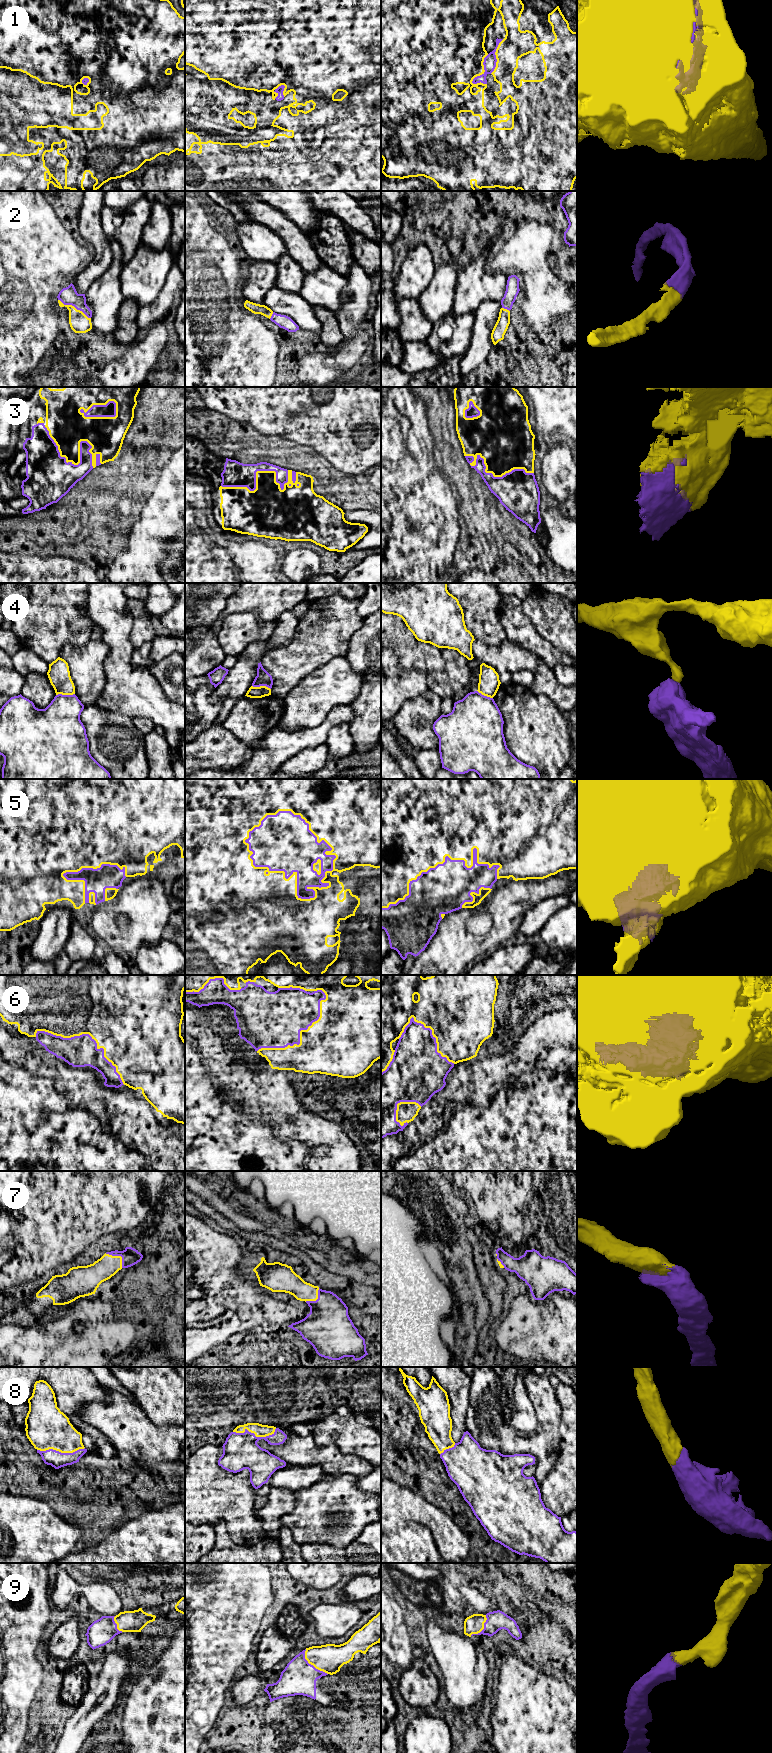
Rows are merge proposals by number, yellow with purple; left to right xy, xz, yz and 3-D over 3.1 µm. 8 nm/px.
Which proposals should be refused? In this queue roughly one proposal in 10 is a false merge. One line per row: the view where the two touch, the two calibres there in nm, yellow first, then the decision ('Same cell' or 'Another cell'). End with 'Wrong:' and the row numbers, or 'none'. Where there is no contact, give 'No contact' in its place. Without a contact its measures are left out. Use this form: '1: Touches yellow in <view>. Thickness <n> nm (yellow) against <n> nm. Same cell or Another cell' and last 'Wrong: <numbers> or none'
1: Touches yellow in yz. Thickness 420 nm (yellow) against 100 nm. Same cell
2: Touches yellow in xy. Thickness 160 nm (yellow) against 140 nm. Same cell
3: Touches yellow in xz. Thickness 280 nm (yellow) against 200 nm. Same cell
4: Touches yellow in xy. Thickness 180 nm (yellow) against 340 nm. Another cell
5: Touches yellow in xz. Thickness 360 nm (yellow) against 440 nm. Same cell
6: Touches yellow in xy. Thickness 500 nm (yellow) against 260 nm. Same cell
7: Touches yellow in xy. Thickness 180 nm (yellow) against 140 nm. Same cell
8: Touches yellow in xz. Thickness 100 nm (yellow) against 280 nm. Same cell
9: Touches yellow in xz. Thickness 240 nm (yellow) against 280 nm. Same cell
Wrong: 4

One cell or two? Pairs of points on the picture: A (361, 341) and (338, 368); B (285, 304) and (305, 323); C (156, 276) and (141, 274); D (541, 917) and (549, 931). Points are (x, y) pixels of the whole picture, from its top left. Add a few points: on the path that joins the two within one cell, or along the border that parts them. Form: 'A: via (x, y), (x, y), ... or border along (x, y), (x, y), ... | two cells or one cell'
A: via (354, 348), (343, 361) | one cell
B: via (290, 308), (300, 318) | one cell
C: via (152, 276), (145, 275) | one cell
D: border along (562, 908), (549, 918), (539, 933) | two cells

